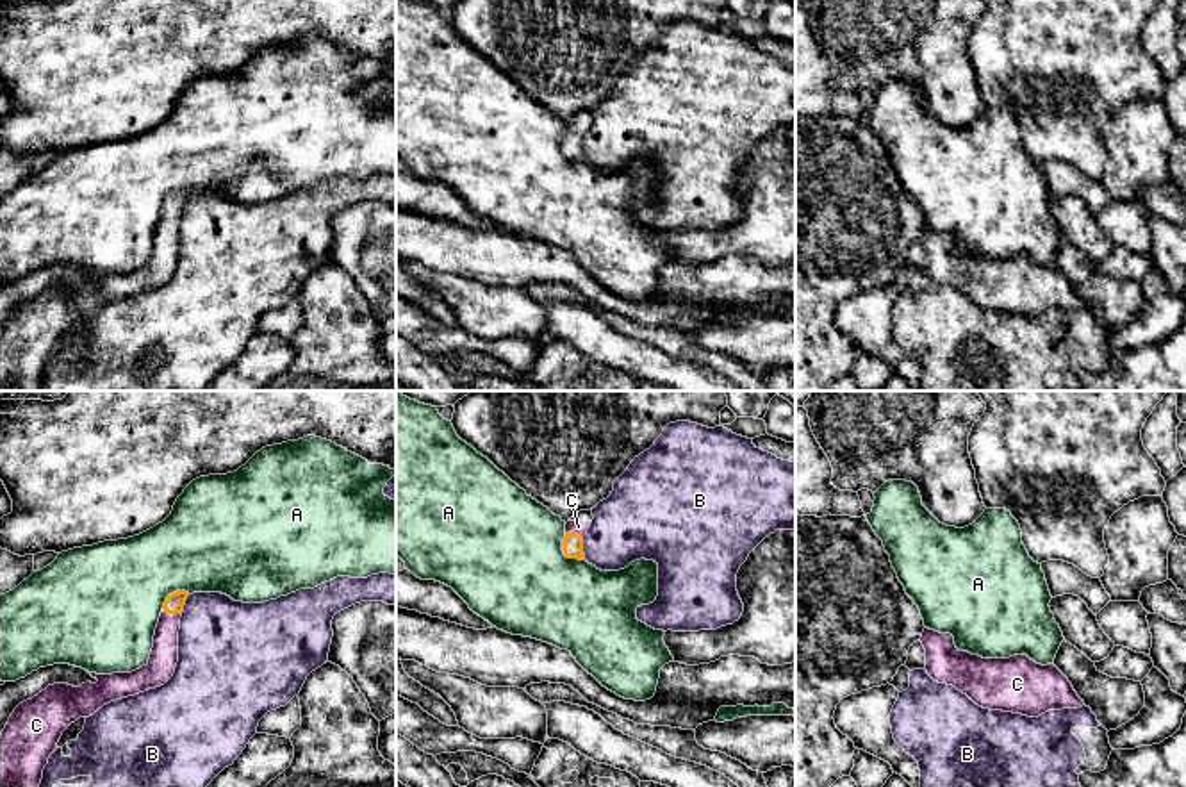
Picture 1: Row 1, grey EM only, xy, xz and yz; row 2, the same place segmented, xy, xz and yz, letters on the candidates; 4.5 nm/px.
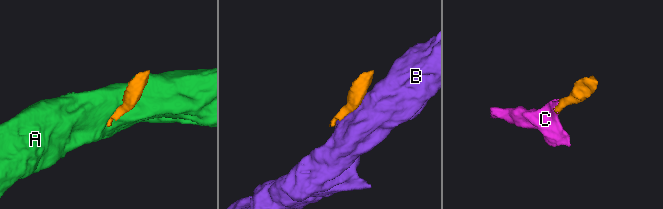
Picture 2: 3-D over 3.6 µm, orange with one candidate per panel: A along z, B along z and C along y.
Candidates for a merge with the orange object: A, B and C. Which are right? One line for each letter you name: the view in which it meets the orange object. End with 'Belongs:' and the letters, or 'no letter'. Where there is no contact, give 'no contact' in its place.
C: contact in xy
Belongs: C

